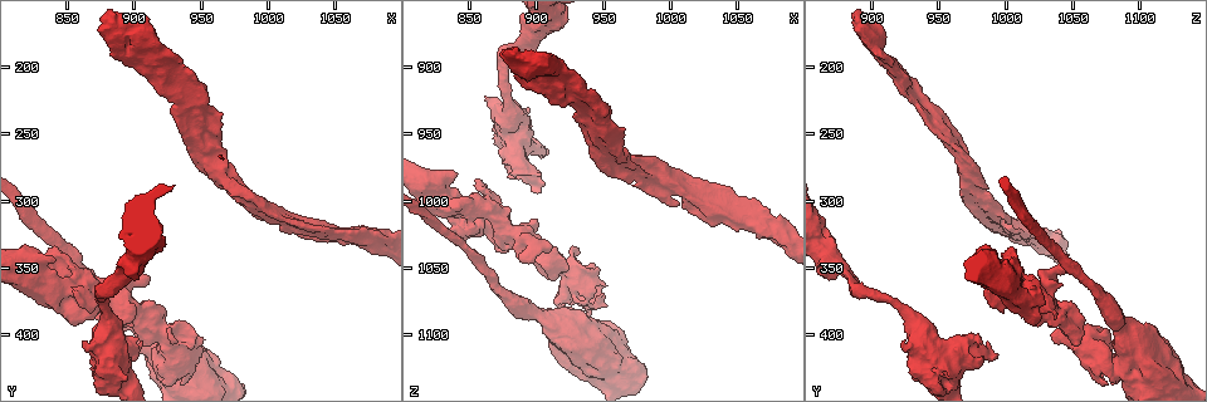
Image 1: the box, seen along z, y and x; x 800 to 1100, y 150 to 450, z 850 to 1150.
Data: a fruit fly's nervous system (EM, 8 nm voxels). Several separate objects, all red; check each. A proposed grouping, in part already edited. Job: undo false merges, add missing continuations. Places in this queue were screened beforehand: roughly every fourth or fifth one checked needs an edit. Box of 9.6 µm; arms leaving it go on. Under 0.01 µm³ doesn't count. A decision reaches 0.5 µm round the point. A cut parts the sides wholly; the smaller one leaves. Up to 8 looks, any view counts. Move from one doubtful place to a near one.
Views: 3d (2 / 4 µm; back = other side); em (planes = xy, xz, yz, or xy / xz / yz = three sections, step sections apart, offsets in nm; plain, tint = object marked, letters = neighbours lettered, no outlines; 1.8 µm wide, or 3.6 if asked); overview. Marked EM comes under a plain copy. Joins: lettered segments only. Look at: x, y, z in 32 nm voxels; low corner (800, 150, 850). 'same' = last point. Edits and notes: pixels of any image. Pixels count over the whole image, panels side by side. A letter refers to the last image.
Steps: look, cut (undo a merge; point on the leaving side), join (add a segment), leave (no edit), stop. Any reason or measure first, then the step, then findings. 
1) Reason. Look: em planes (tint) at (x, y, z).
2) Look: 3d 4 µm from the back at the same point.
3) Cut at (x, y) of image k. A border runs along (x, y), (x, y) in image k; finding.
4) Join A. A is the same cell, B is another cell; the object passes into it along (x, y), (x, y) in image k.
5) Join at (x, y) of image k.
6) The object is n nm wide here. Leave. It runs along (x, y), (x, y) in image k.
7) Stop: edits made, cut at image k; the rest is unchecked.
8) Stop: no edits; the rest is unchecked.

A fork. Look: em xy step 4 (letters) at (996, 304, 984).

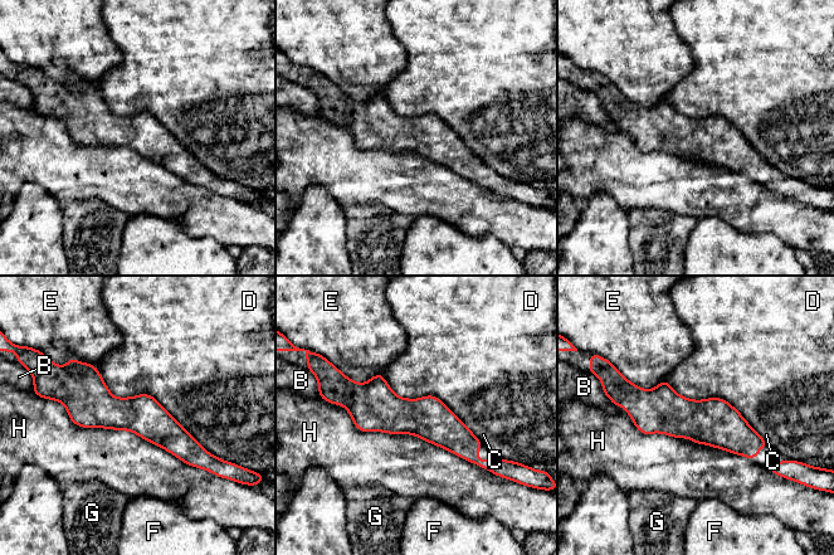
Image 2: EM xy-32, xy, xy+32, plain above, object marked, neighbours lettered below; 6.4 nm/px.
Leave. B, C, D, E, F, G and H are other cells; it runs along (62, 398), (142, 414), (200, 453) in image 2; all the same neuron.

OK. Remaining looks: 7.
Closes a loop. Look: 3d 2 µm at (962, 264, 968).

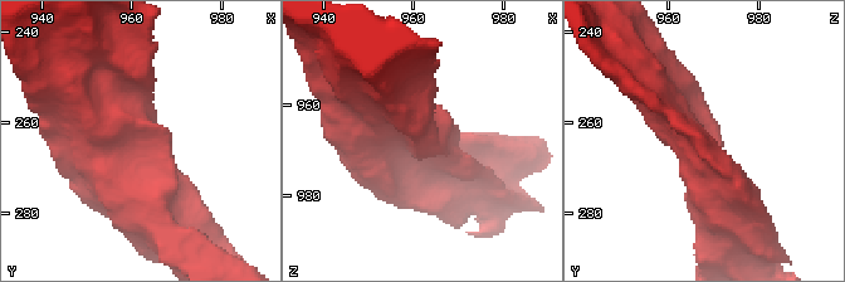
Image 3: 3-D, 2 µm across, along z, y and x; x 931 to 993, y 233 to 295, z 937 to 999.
Look: em planes (tint) at (963, 263, 966).

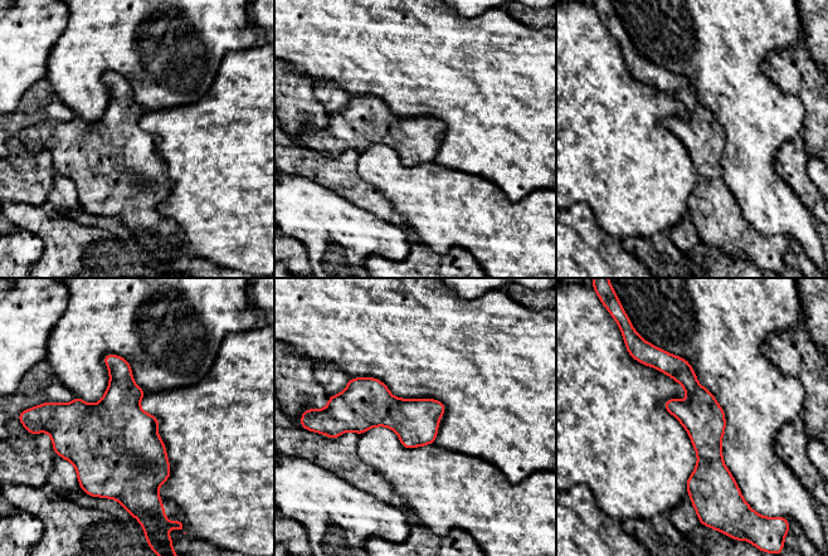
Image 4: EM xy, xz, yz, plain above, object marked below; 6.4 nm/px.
Look: em planes (letters) at the same point.

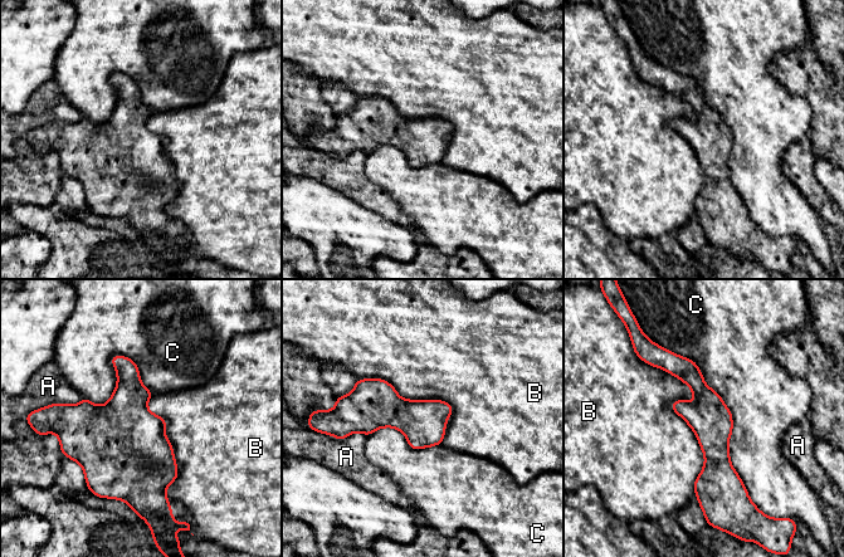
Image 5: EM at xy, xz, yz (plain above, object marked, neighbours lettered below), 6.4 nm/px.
Leave. A, B and C are other cells; a border runs along (642, 360), (696, 496) in image 5; continuous, no second neuron.

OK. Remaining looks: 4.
Free end. Look: 3d 2 µm at (902, 416, 994).

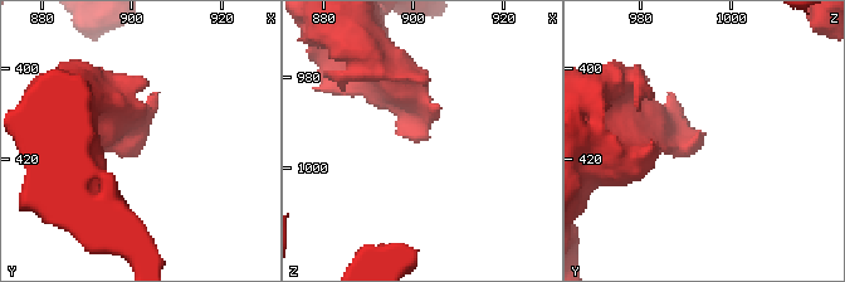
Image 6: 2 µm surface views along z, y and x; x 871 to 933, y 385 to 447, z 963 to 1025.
Shape alone is not enough. Look: em xz step 16 (letters) at (901, 415, 995).

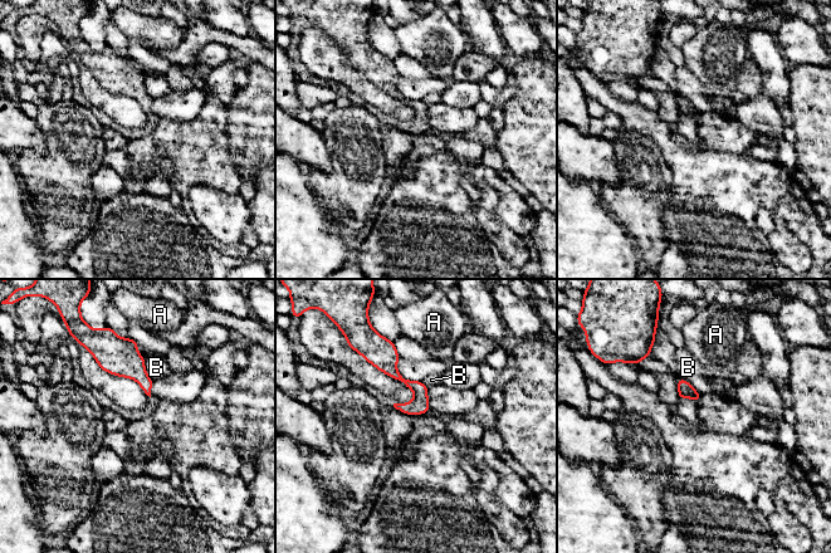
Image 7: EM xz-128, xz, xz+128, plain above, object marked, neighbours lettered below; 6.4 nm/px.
The longest contact is with B, 200 nm. Leave. A and B are other cells; it runs along (374, 358), (411, 385), (425, 410) in image 7; none of them fits.

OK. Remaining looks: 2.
Stop: no edits; the rest is unchecked.

